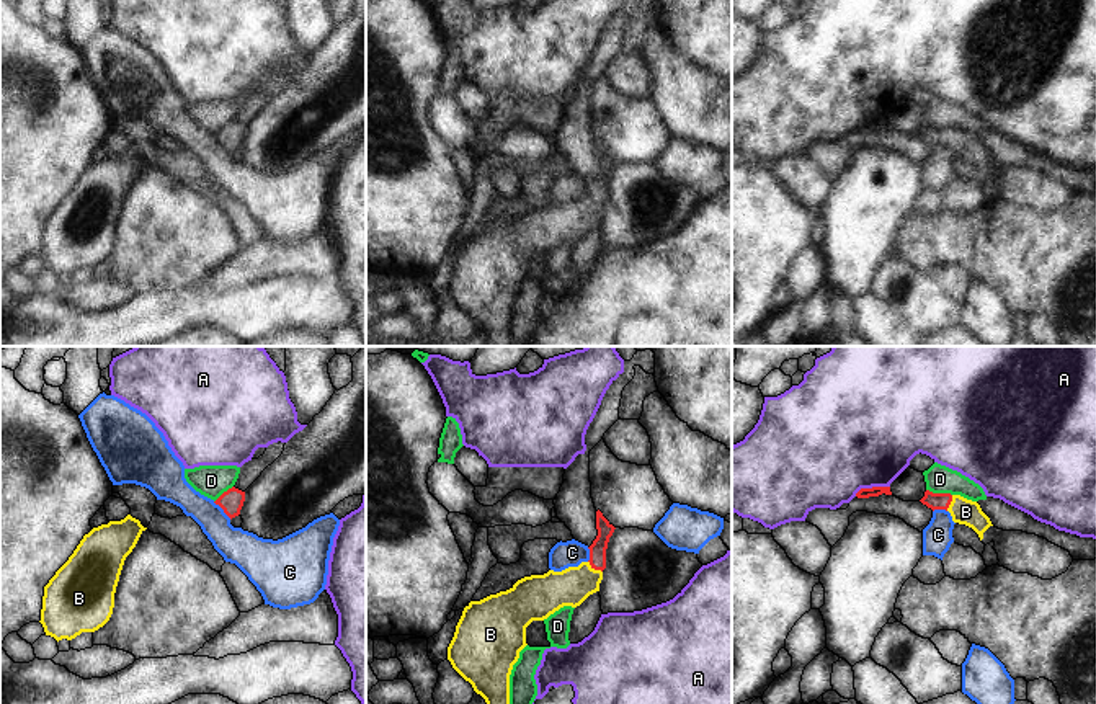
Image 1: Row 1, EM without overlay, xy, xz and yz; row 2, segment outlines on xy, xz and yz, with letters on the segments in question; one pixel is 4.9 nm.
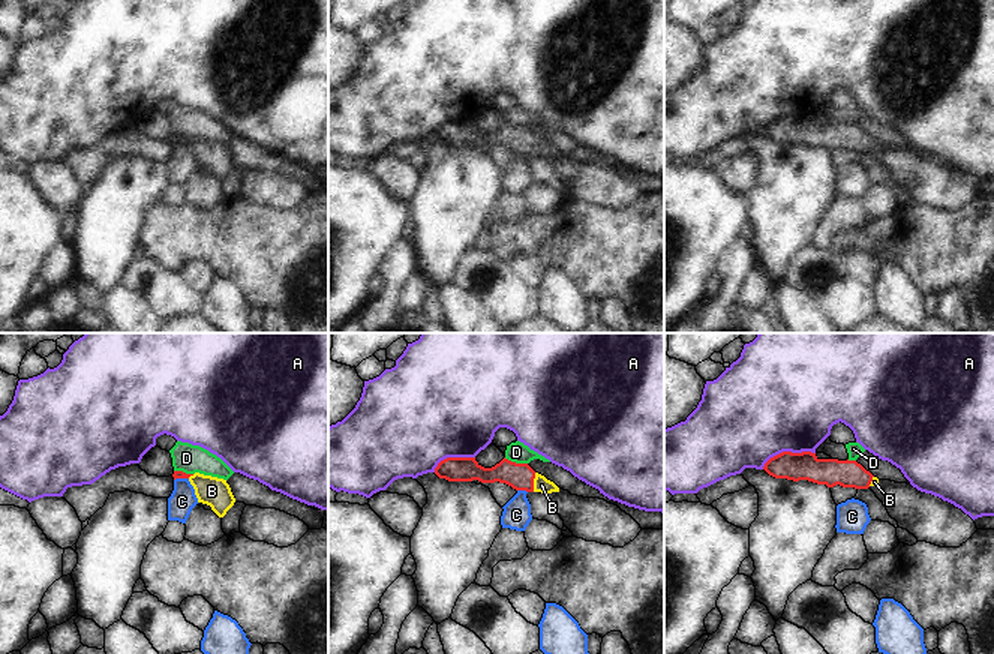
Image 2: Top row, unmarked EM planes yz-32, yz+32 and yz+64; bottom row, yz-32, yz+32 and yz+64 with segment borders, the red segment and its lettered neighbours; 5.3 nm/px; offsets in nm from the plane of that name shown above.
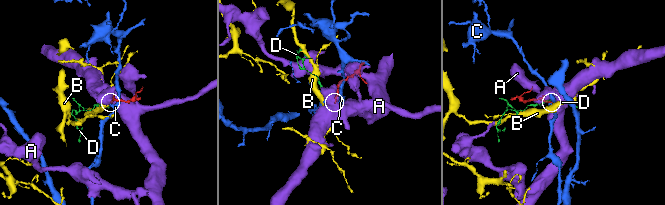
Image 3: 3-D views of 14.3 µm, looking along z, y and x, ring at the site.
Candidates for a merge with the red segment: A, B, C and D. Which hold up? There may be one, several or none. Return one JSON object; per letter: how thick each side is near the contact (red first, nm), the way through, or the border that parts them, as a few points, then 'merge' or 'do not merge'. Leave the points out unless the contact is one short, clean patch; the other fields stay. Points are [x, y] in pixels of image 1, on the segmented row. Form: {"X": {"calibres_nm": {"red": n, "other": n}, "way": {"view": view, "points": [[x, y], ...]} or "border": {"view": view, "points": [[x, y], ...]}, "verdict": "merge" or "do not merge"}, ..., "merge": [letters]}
{"A": {"calibres_nm": {"red": 50, "other": 500}, "verdict": "do not merge"}, "B": {"calibres_nm": {"red": 80, "other": 190}, "way": {"view": "xz", "points": [[605, 530], [595, 569], [583, 580], [570, 587]]}, "verdict": "merge"}, "C": {"calibres_nm": {"red": 110, "other": 180}, "border": {"view": "xy", "points": [[213, 502], [231, 518]]}, "verdict": "do not merge"}, "D": {"calibres_nm": {"red": 80, "other": 140}, "border": {"view": "yz", "points": [[926, 489], [951, 495]]}, "verdict": "do not merge"}, "merge": ["B"]}

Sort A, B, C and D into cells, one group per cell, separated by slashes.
A / B / C / D

